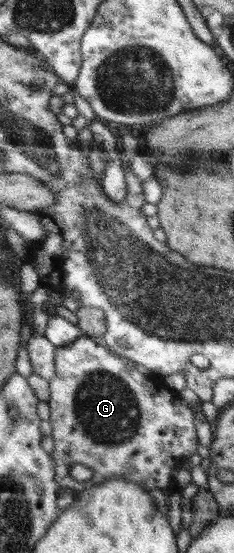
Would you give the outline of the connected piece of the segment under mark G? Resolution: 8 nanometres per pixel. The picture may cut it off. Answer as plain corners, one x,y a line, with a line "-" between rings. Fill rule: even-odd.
83,334
81,337
76,338
73,342
56,347
54,354
54,365
56,368
55,374
49,381
50,398
47,404
50,408
49,422
52,426
51,438
54,440
53,460
56,462
55,471
57,472
56,480
61,487
73,489
79,493
87,488
95,487
110,478
116,476
122,476
129,482
136,482
147,490
153,488
171,489
174,483
173,470
183,467
185,456
191,456
198,452
198,432
195,424
195,413
191,409
189,403
179,396
177,392
171,389
159,388
157,384
154,384
146,375
143,375
138,369
127,368
127,364
123,362
123,357
113,352
113,350
107,349
107,346
101,346
95,343
91,337
-
73,464
83,464
93,470
93,476
85,481
77,481
70,476
69,470

